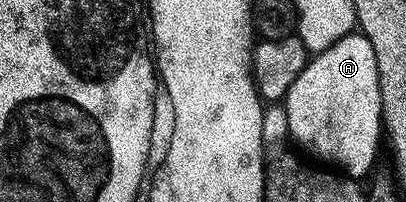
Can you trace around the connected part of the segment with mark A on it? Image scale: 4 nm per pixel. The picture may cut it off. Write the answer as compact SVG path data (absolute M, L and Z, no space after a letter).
M353 31L347 37L338 39L338 43L334 43L326 51L315 54L298 75L298 79L290 83L282 107L288 120L288 137L296 140L306 152L313 153L317 162L325 161L320 163L335 167L341 174L353 179L364 179L364 176L367 178L373 172L372 164L375 163L380 149L382 153L384 104L378 83L378 63L374 59L374 47L363 33Z

